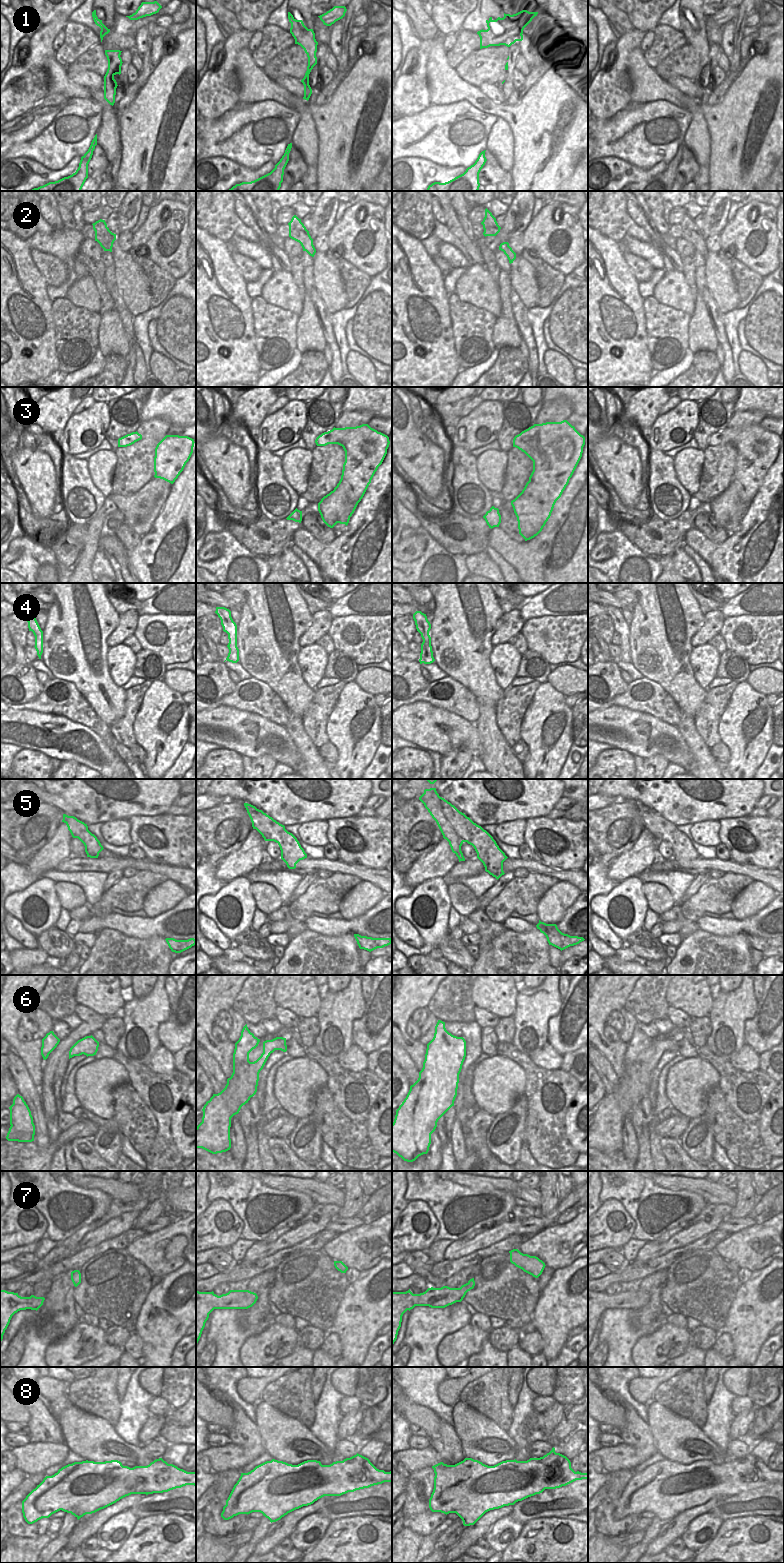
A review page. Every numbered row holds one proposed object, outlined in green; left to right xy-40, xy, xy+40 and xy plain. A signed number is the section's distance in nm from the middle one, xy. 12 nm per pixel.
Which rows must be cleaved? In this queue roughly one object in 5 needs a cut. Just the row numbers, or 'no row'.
1, 5.

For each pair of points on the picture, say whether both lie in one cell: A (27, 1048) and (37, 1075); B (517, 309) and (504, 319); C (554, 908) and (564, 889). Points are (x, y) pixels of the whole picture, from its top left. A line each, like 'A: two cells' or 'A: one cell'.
A: one cell
B: two cells
C: one cell

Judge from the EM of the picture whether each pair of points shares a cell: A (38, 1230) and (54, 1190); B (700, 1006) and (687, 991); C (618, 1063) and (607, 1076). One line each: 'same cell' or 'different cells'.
A: different cells
B: same cell
C: different cells

